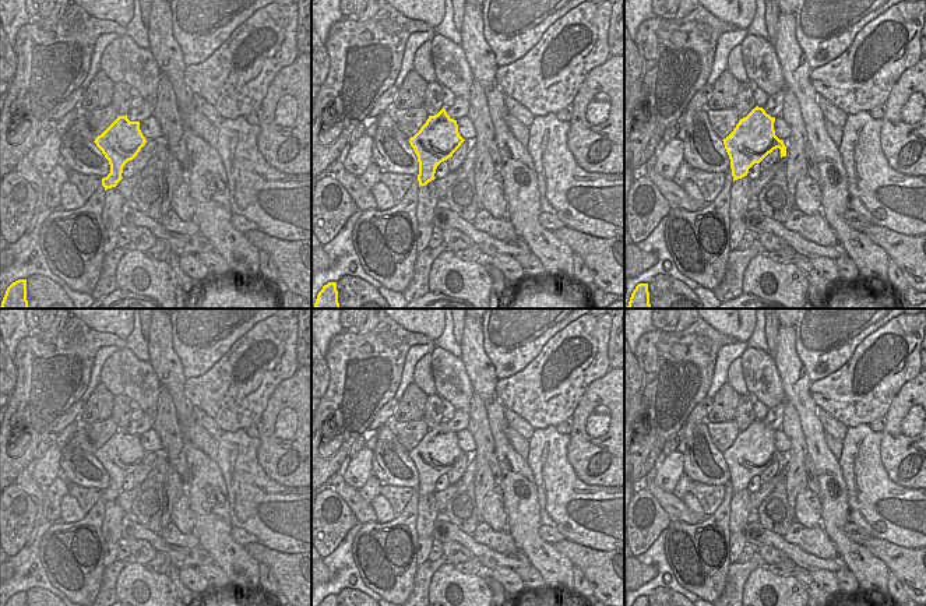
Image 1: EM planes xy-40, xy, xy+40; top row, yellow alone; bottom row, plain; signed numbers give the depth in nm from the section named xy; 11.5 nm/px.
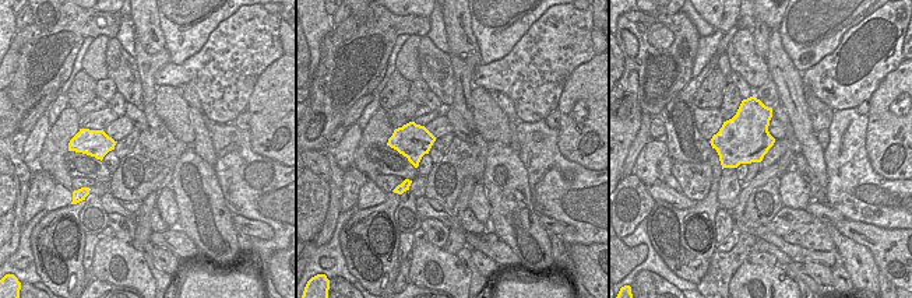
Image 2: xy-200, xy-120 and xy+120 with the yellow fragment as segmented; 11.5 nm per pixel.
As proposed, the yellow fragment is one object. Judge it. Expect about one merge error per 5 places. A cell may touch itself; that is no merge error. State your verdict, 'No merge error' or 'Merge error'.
No merge error

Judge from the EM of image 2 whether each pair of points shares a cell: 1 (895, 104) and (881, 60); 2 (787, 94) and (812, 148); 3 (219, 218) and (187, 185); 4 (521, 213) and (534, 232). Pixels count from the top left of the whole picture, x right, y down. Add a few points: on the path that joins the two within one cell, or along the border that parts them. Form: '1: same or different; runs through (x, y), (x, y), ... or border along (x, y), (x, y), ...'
1: different; border along (897, 67), (884, 77), (869, 98)
2: same; runs through (793, 108), (798, 112), (805, 135)
3: same; runs through (211, 210), (196, 193)
4: same; runs through (521, 217), (530, 228)

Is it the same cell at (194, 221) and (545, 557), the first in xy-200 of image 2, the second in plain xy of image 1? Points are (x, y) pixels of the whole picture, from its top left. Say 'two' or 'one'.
one

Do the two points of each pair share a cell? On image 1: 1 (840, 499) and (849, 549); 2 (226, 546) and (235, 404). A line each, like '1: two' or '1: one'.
1: one
2: two

